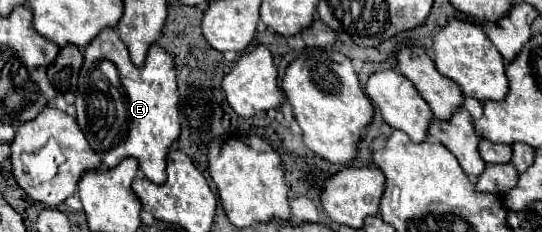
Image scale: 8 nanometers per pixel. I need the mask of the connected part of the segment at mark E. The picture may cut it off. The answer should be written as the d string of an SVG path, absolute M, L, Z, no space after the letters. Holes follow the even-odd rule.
M104 28L86 48L84 48L84 64L78 78L78 96L76 98L76 120L82 128L84 136L88 138L92 150L102 158L102 164L106 168L118 166L118 162L126 156L134 156L138 160L140 172L154 184L166 182L166 152L170 144L180 134L180 120L178 120L178 88L176 88L176 66L170 54L160 48L158 44L152 44L146 56L146 62L142 68L138 68L130 56L128 48L116 34L116 28ZM108 60L116 66L116 80L106 76L102 72L102 62Z

